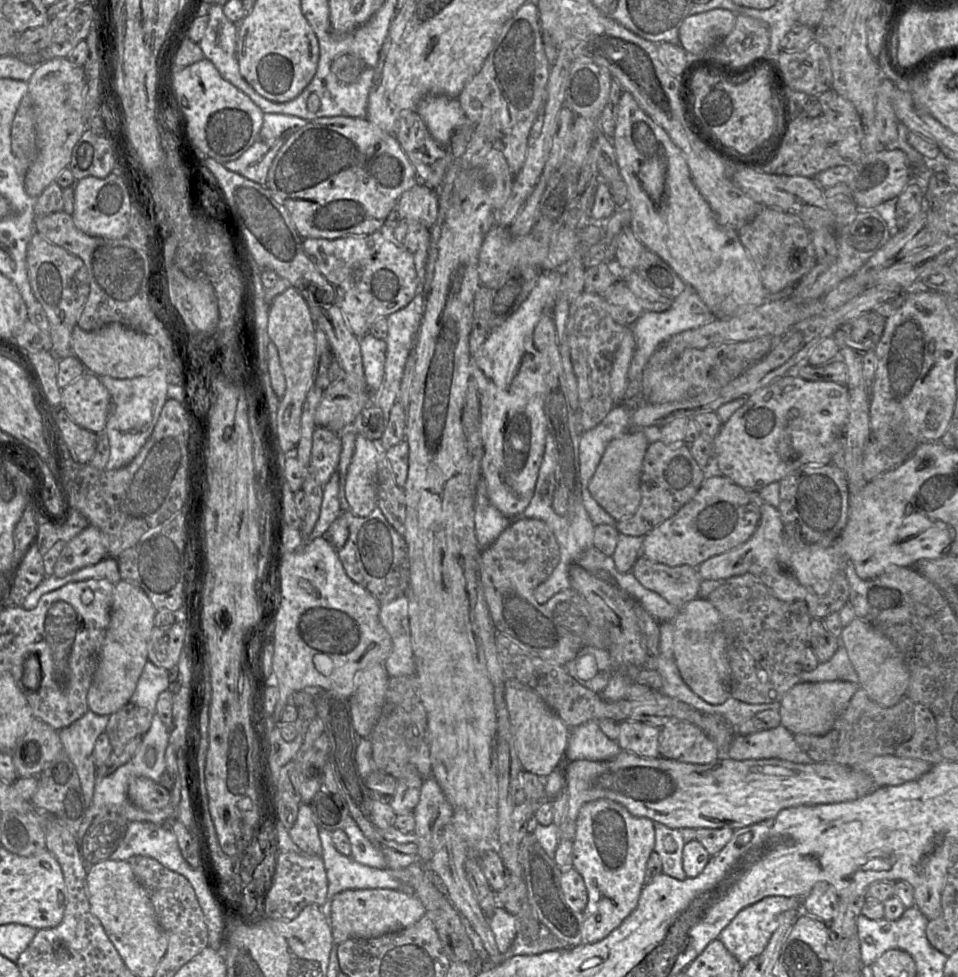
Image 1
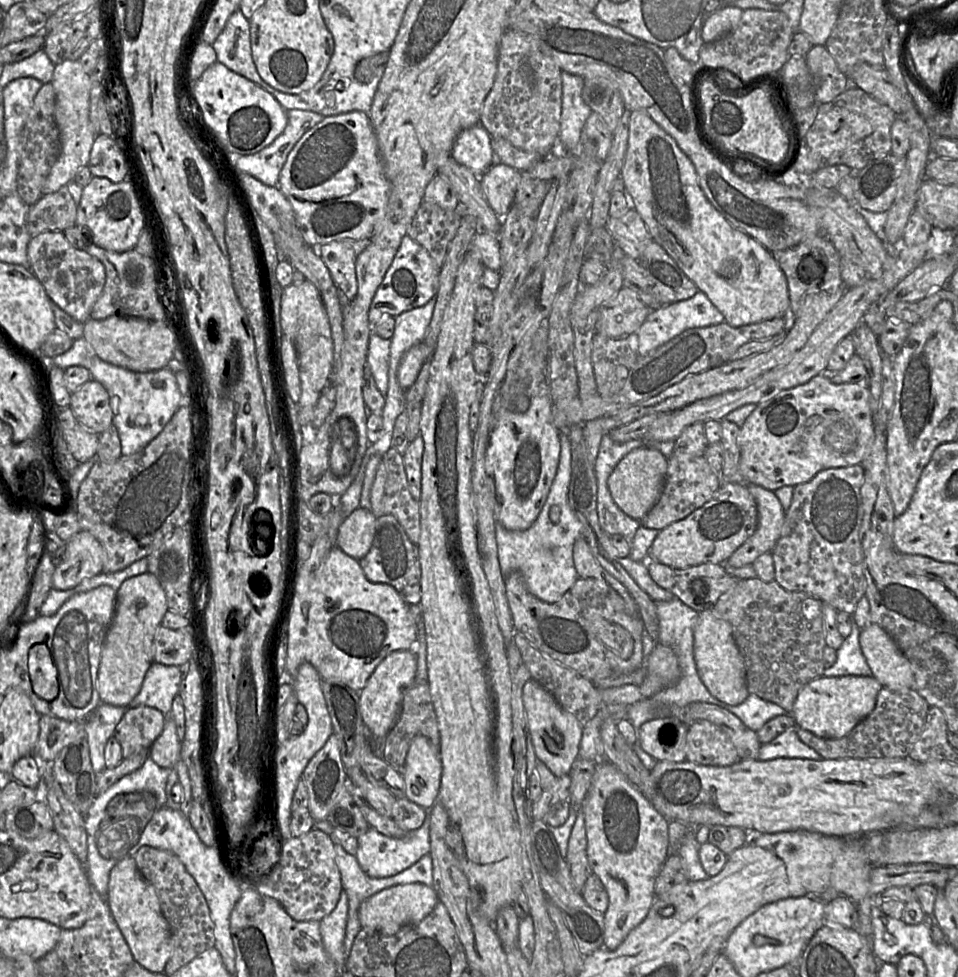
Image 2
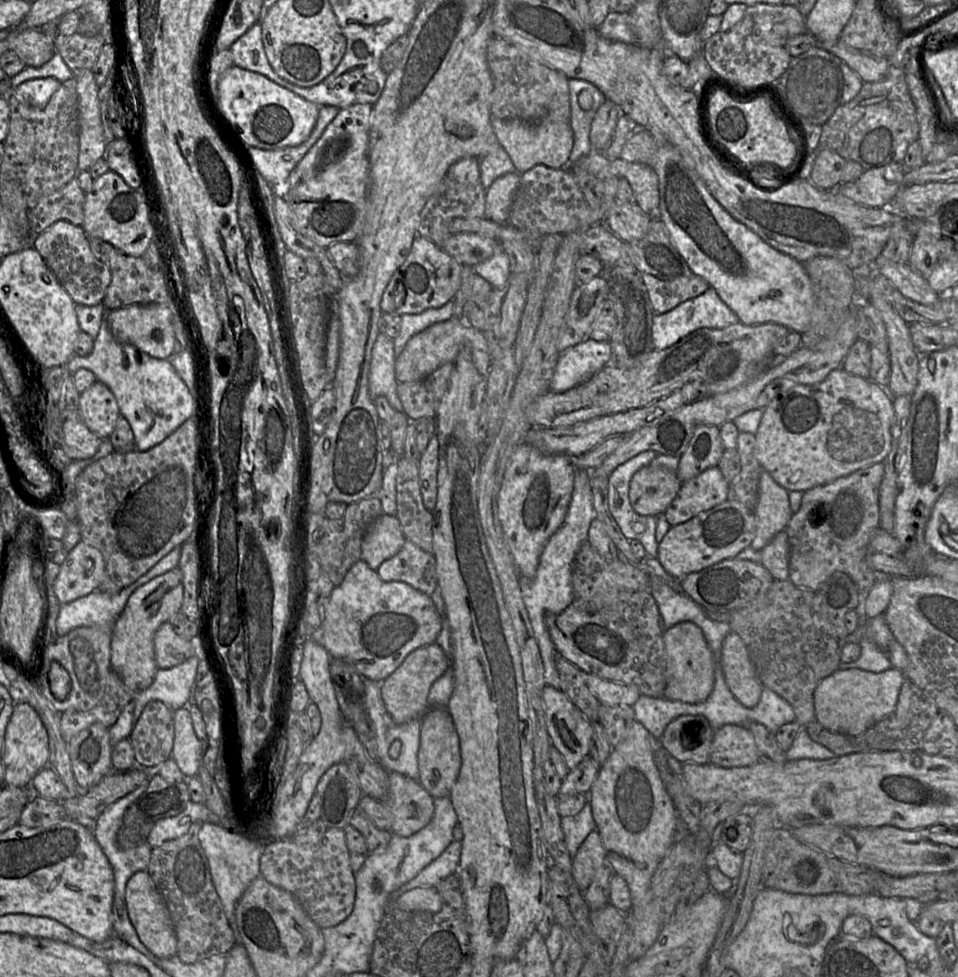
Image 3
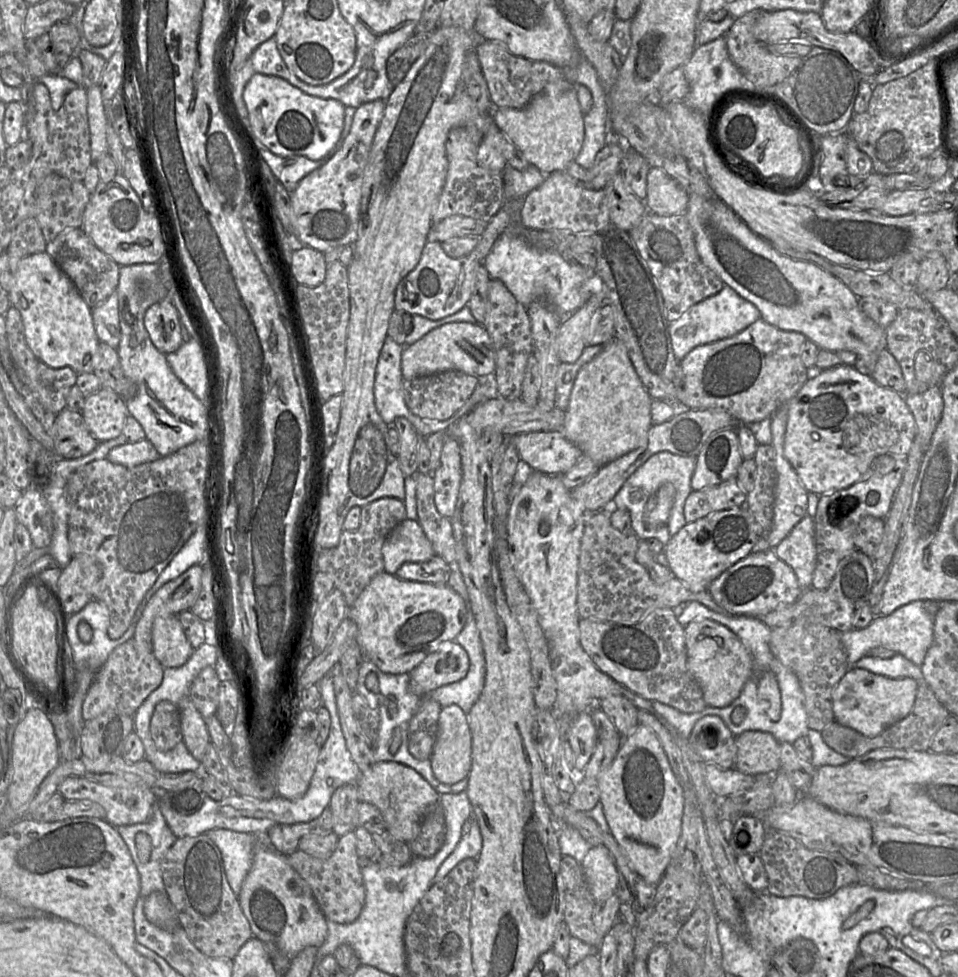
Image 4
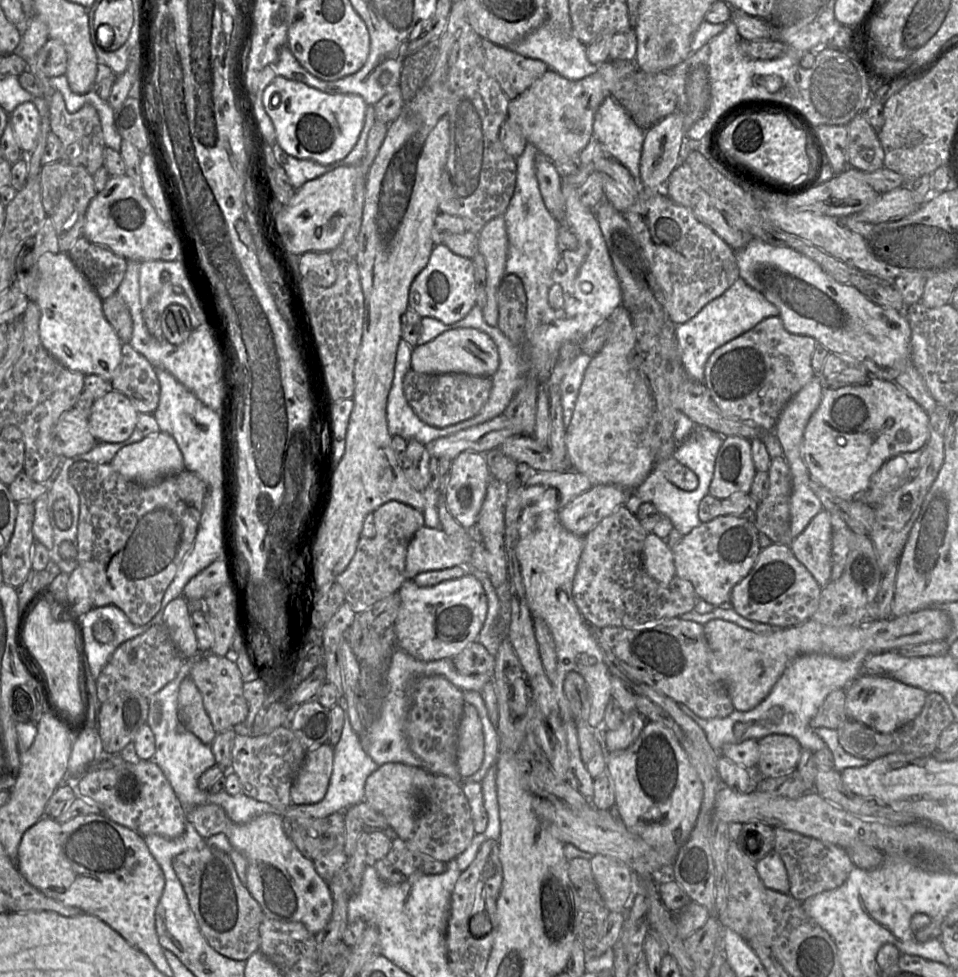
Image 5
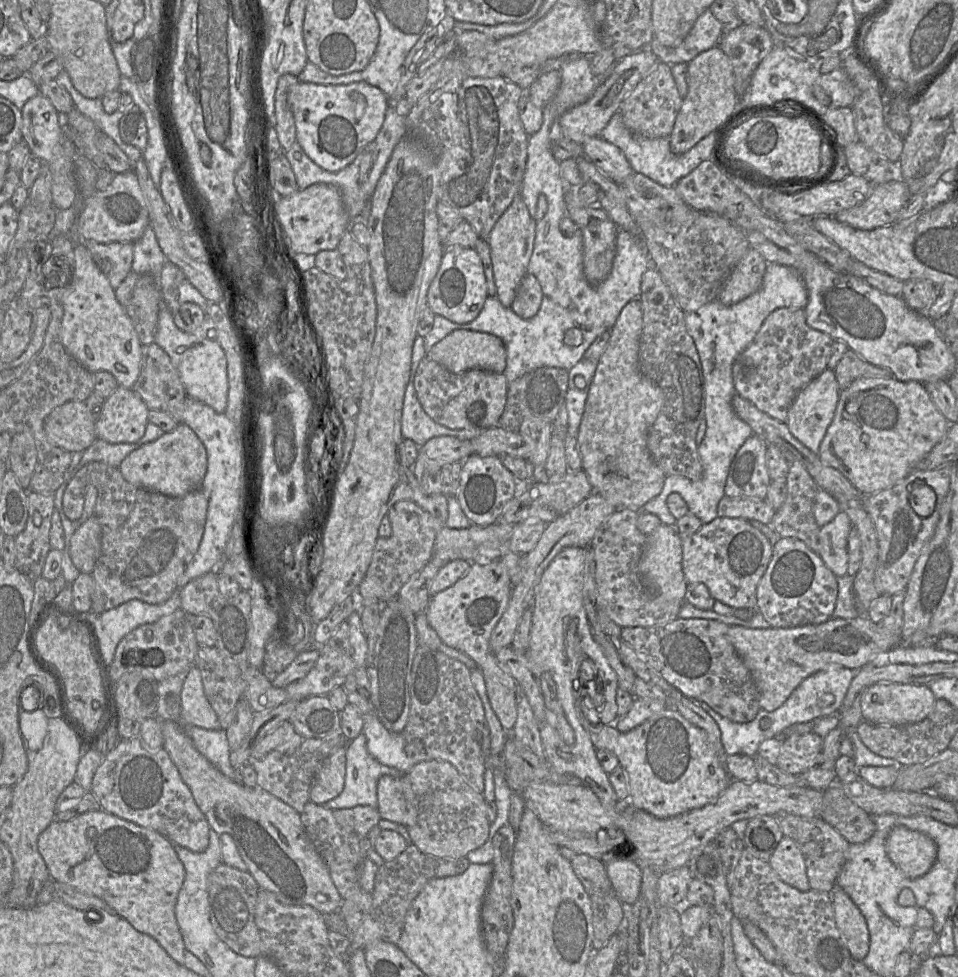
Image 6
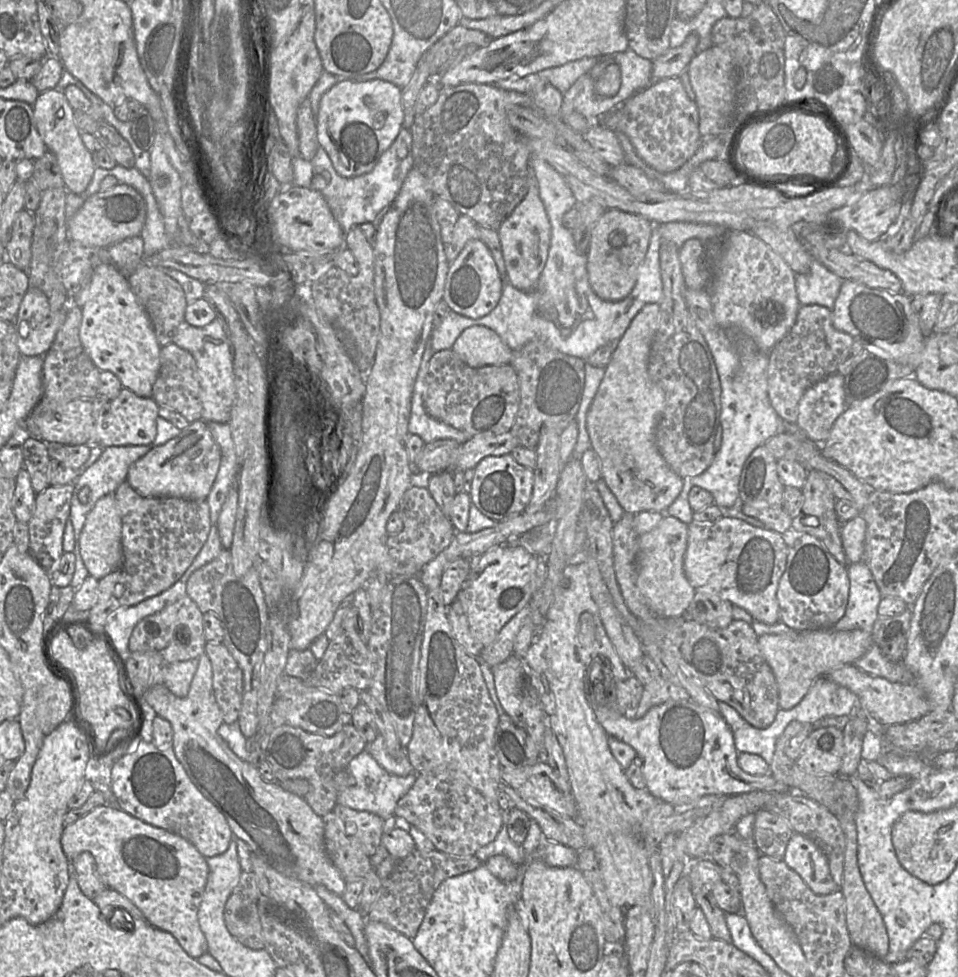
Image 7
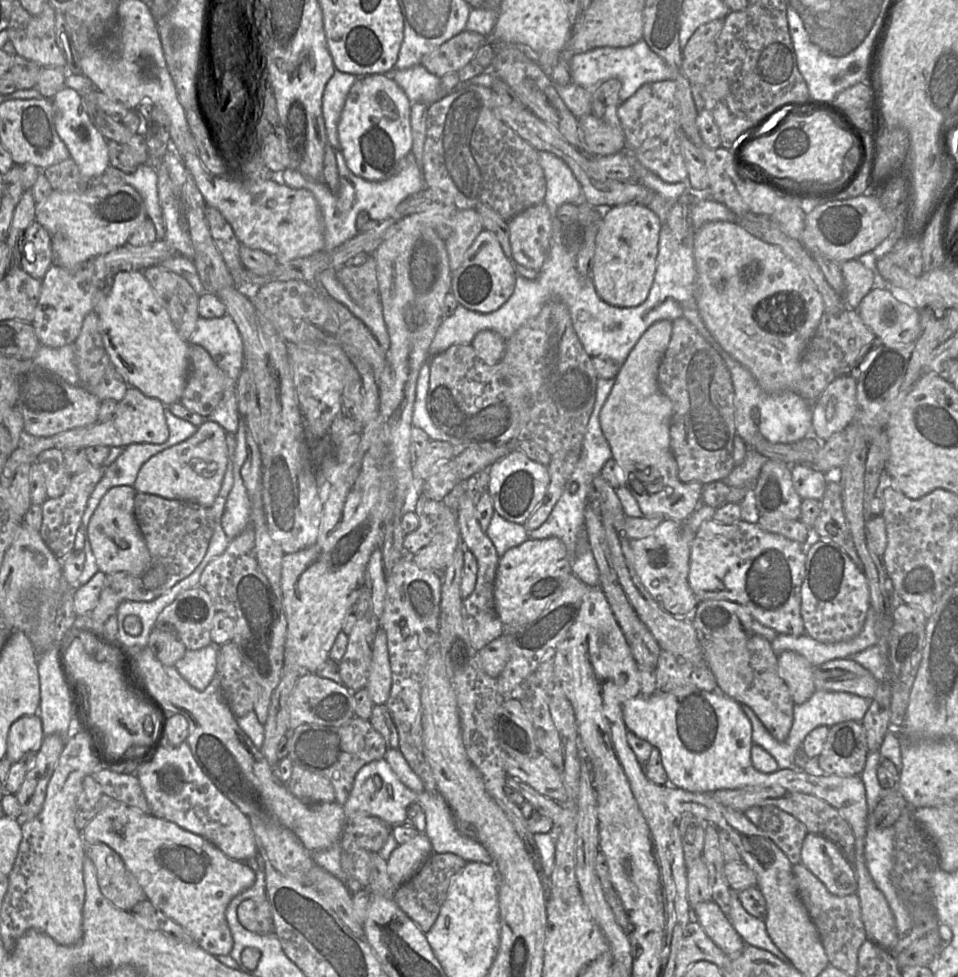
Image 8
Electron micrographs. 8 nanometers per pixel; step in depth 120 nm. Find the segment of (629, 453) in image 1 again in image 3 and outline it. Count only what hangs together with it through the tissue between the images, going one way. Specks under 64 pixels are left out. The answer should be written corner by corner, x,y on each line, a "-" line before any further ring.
663,466
643,467
630,481
630,504
641,516
659,516
675,499
681,483
677,471

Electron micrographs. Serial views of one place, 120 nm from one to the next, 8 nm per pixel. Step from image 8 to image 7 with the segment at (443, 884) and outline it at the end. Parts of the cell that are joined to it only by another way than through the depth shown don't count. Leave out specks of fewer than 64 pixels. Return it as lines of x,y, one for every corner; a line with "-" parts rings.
414,849
398,860
388,878
382,880
379,896
367,914
366,921
383,923
413,939
421,926
432,897
441,883
453,876
472,871
482,862
475,856
454,856
437,850

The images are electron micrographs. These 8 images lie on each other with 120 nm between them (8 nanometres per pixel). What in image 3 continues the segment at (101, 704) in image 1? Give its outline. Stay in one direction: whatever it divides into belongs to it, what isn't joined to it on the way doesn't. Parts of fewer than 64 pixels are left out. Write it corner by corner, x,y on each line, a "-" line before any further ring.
176,567
137,588
114,623
110,665
125,685
140,693
152,683
156,670
154,636
158,628
180,611
183,601
182,573

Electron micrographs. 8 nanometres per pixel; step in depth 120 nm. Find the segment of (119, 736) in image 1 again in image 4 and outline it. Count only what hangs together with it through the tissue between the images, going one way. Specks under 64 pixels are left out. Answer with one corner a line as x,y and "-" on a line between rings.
168,701
159,702
153,711
149,731
159,751
170,751
180,743
183,736
178,706

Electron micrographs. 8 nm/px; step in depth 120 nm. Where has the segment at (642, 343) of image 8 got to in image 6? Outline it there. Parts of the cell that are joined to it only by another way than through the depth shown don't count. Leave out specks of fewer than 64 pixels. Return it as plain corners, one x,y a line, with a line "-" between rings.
639,299
622,309
607,347
598,360
589,385
577,441
582,470
590,483
615,509
642,511
642,507
662,491
665,472
656,464
648,447
648,433
662,405
662,390
642,372
639,363
643,312

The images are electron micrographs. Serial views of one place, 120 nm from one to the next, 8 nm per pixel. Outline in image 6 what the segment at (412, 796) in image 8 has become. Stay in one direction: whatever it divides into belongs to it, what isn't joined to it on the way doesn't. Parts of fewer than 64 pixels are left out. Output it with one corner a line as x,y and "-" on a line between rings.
363,733
349,741
345,748
346,773
344,789
322,806
332,811
370,806
377,809
377,782
382,776
402,777
407,772
385,766
374,759
366,748

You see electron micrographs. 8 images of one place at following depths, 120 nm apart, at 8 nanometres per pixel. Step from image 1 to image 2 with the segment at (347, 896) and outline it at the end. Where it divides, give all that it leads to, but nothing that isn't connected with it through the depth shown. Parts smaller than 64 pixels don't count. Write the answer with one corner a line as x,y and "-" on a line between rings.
418,883
397,885
383,889
365,900
359,907
358,918
362,928
390,936
406,925
415,925
422,921
438,902
437,893
432,887

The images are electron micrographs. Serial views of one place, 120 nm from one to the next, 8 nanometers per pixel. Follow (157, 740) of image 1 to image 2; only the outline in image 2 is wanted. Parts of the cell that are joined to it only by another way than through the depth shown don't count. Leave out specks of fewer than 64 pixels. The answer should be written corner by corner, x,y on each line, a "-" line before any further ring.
149,757
136,771
122,777
105,792
95,797
85,815
85,828
87,832
87,858
86,872
93,889
106,899
109,876
112,868
118,861
129,856
129,852
138,844
146,825
153,815
167,803
165,792
168,775
171,769
155,764

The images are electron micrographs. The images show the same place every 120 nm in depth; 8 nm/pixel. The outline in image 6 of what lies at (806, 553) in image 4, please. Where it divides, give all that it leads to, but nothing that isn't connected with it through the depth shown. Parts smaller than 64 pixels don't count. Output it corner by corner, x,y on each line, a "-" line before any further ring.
844,511
819,530
817,554
836,577
847,574
848,536
851,530
852,523

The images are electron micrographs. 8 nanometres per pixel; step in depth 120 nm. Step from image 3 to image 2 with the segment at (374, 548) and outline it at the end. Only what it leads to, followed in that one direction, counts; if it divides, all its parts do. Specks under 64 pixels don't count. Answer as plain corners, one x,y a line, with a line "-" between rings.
370,509
351,511
338,528
335,547
354,559
362,559
371,548
378,517

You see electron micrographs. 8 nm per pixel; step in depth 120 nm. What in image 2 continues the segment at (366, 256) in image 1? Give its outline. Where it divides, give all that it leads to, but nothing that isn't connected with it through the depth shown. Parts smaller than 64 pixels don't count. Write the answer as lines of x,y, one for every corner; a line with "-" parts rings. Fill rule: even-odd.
406,235
372,299
368,312
370,324
375,325
383,316
396,317
435,298
439,288
440,269
427,250
-
368,240
332,241
316,248
340,290
342,306
356,295
355,262
358,255
368,246

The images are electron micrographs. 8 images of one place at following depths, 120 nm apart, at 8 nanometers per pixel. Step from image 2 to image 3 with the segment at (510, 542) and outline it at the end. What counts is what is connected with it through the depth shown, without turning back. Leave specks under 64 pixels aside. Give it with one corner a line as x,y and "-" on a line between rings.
575,469
572,499
563,524
547,541
540,556
535,576
531,579
520,577
522,598
541,652
546,685
558,690
560,690
560,679
556,670
556,660
559,655
551,640
549,628
553,624
555,616
563,612
574,600
574,560
587,539
591,523
596,519
589,482
590,475
591,471

